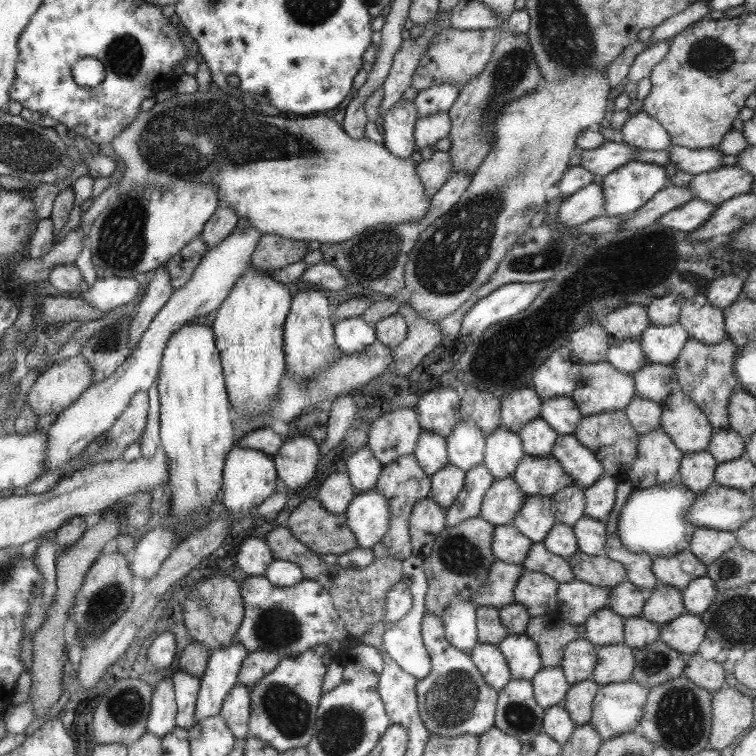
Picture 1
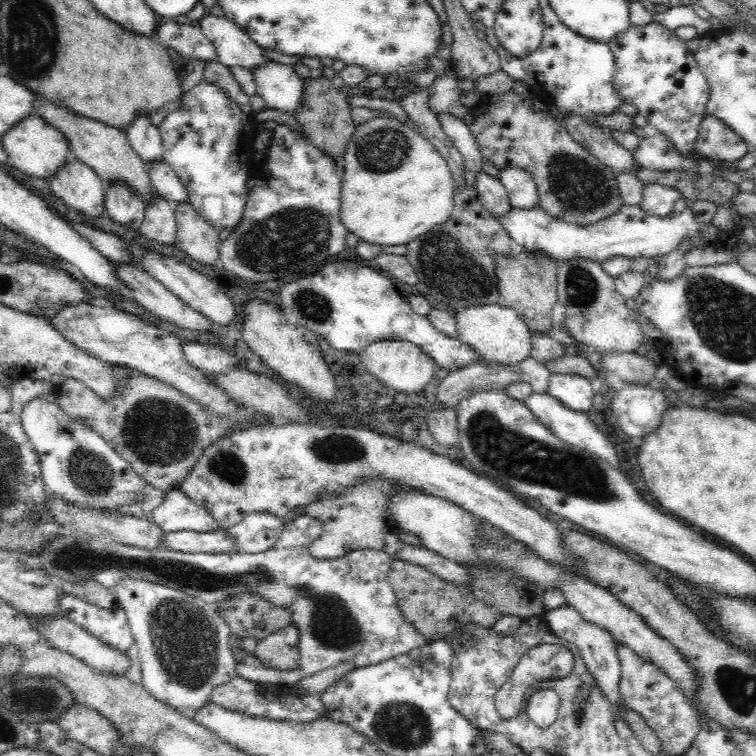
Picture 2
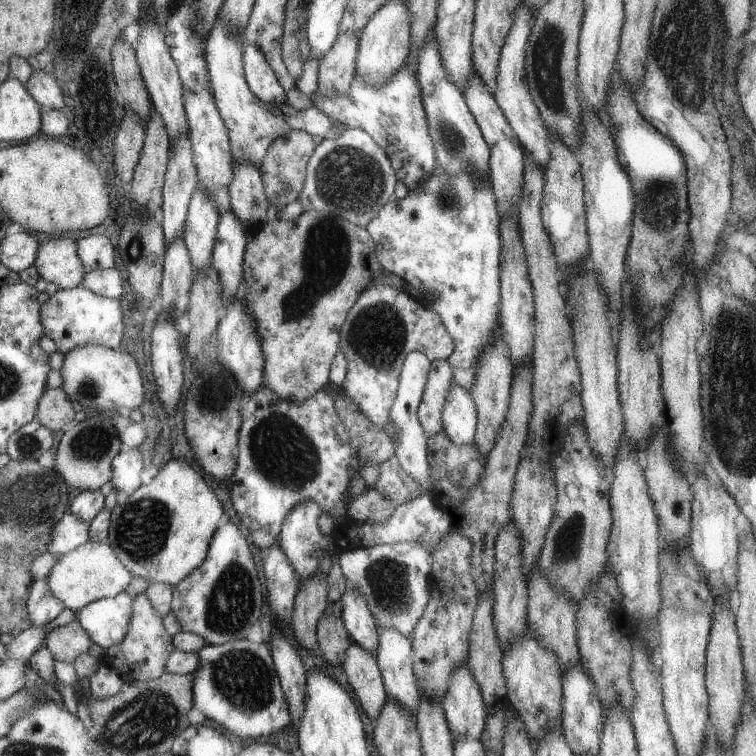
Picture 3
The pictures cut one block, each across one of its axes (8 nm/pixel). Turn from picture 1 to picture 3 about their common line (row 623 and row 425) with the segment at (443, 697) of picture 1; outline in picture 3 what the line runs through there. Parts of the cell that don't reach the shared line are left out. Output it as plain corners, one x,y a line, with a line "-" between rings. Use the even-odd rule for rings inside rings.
435,360
431,362
429,374
427,374
427,382
425,382
425,390
423,390
423,398
419,404
419,422
425,430
425,434
437,434
443,428
443,406
447,400
447,392
453,384
453,372
449,368
447,360

